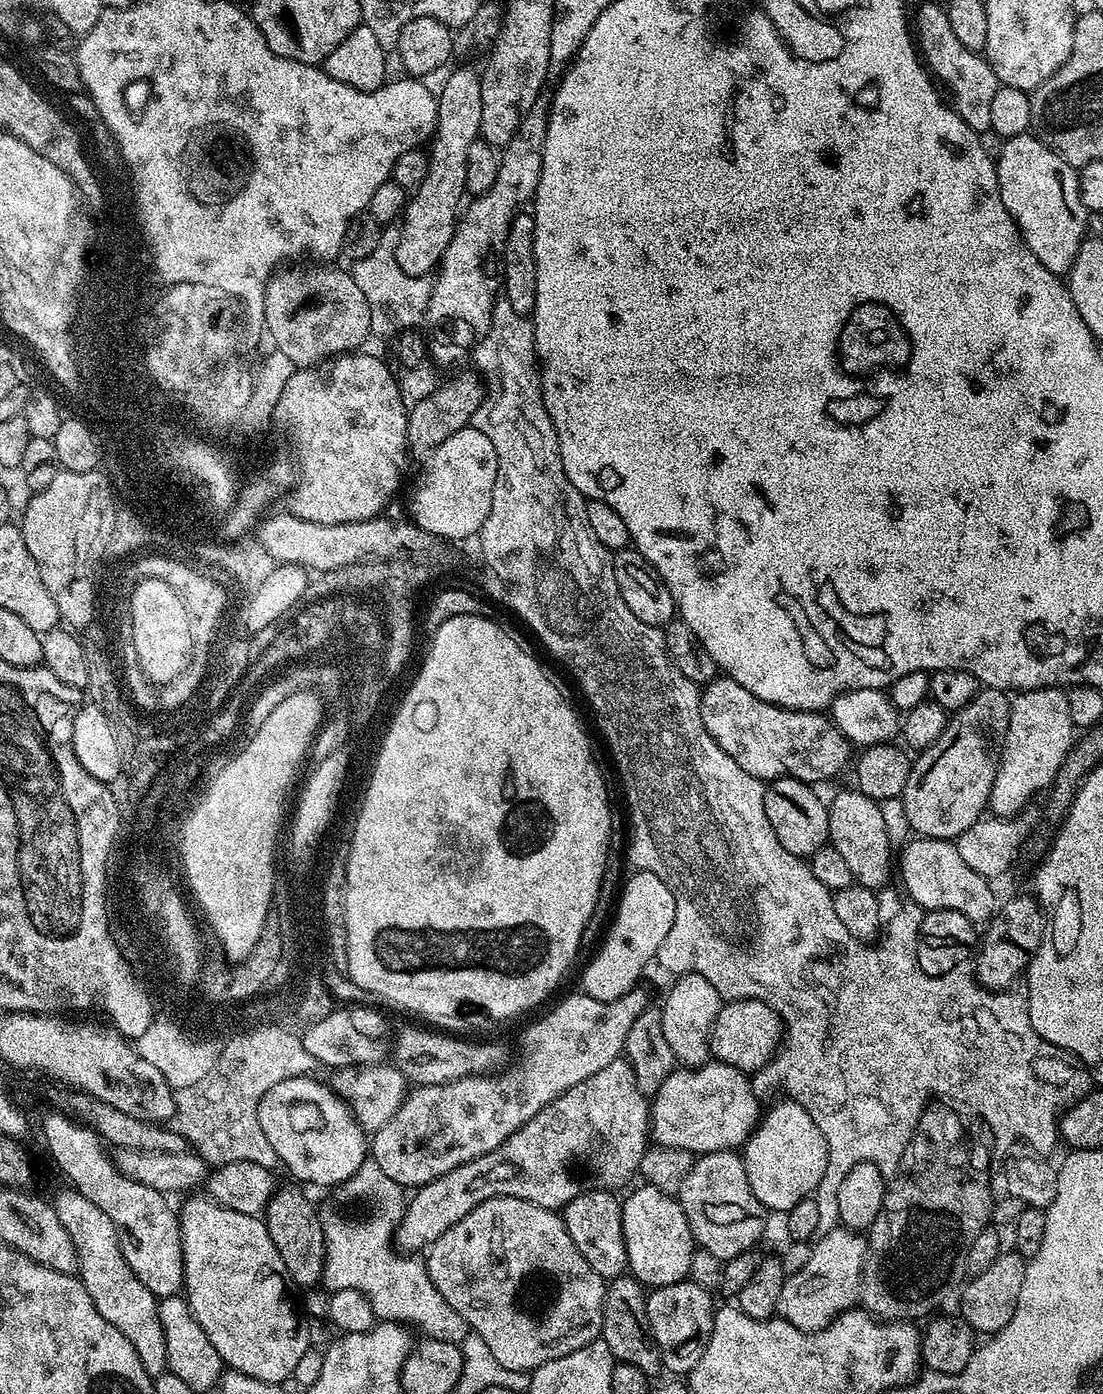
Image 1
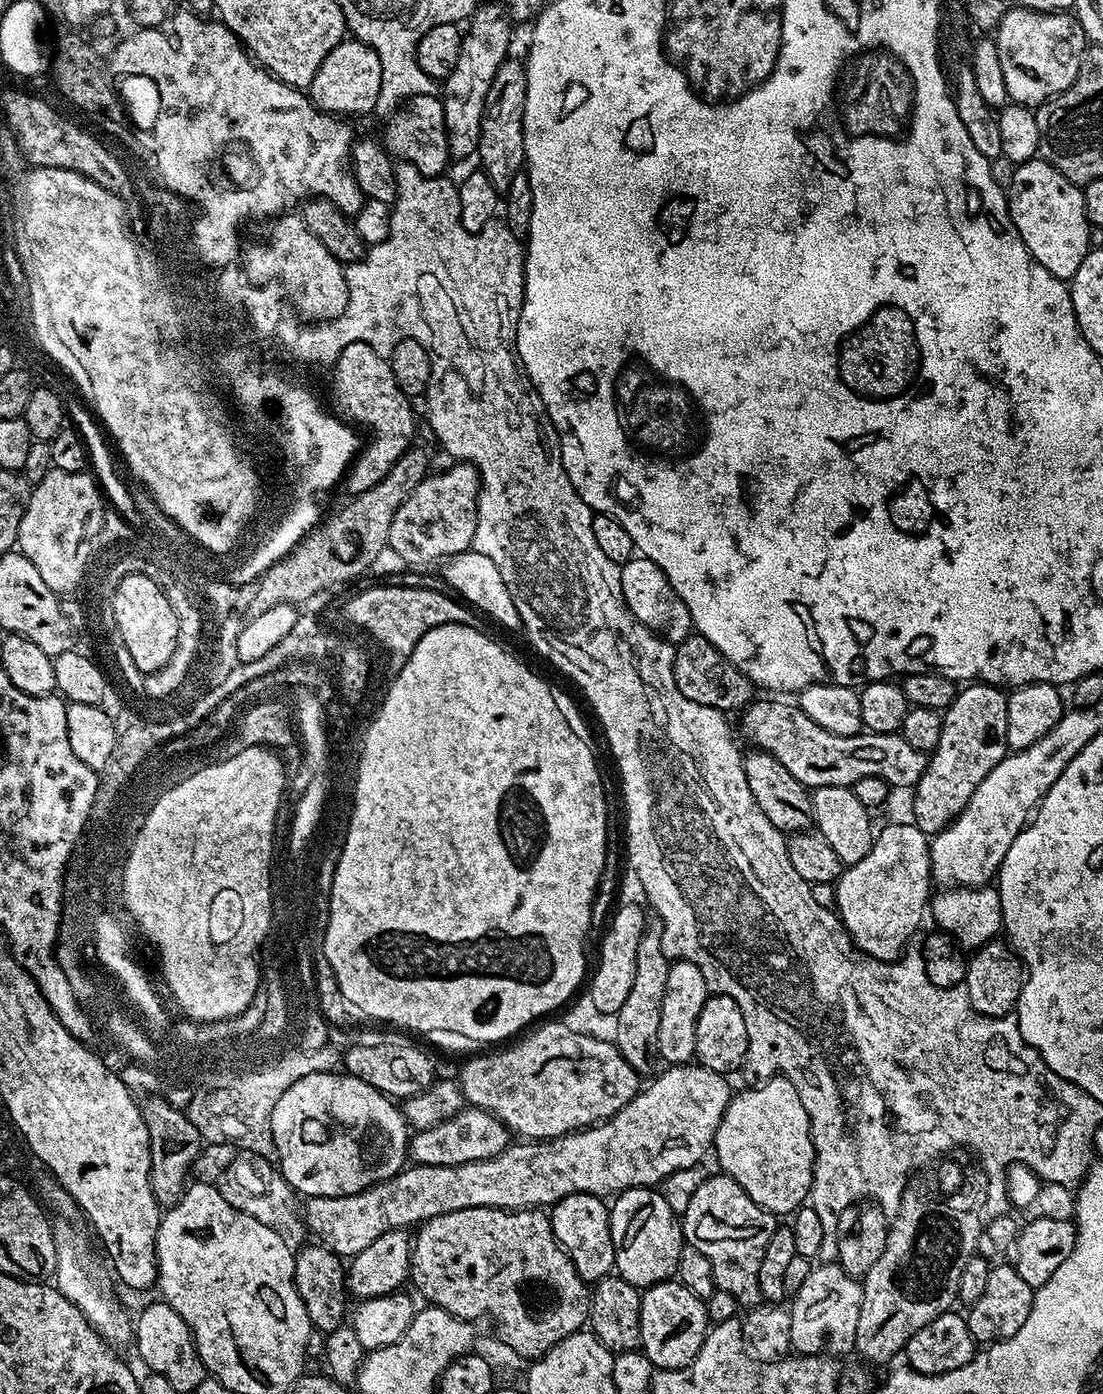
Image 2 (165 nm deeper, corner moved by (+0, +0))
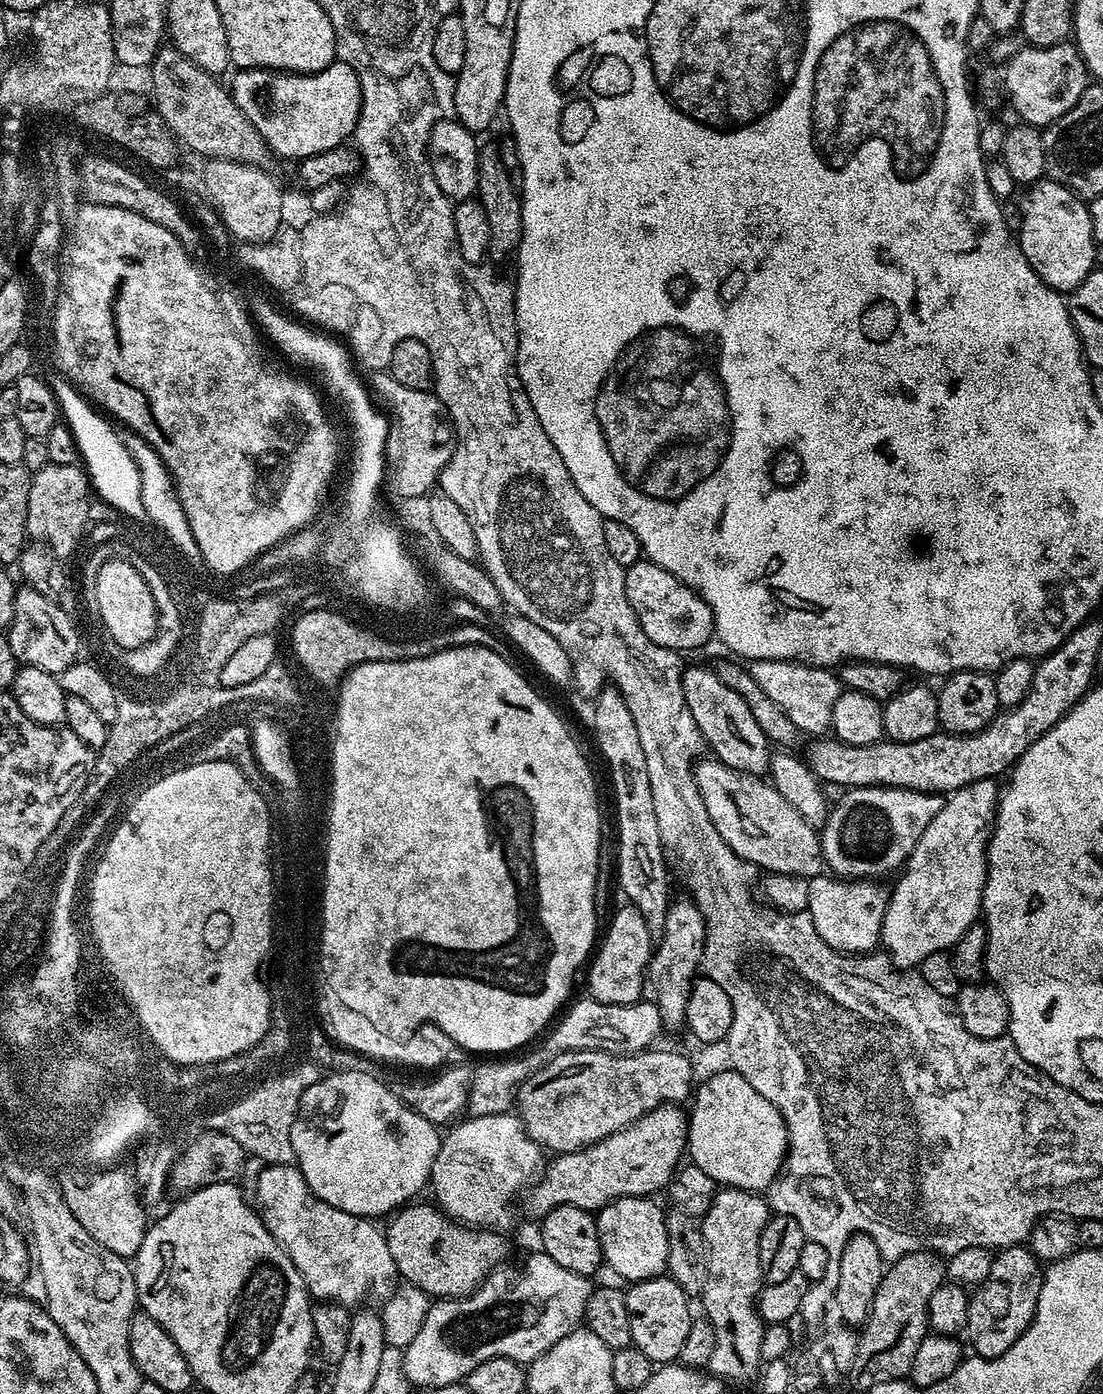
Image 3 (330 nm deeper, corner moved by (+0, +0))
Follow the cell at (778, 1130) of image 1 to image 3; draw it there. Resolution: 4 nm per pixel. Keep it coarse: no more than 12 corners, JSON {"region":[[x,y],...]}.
{"region":[[735,1070],[699,1081],[686,1156],[763,1193],[788,1155],[782,1114]]}

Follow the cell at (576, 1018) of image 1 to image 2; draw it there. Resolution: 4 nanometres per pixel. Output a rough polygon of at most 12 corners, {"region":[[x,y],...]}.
{"region":[[465,1106],[411,1137],[408,1156],[426,1166],[489,1160],[508,1127]]}

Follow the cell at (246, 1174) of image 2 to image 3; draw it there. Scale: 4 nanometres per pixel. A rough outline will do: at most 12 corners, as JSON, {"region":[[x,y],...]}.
{"region":[[295,1163],[256,1176],[260,1219],[317,1301],[384,1298],[398,1273],[367,1216]]}

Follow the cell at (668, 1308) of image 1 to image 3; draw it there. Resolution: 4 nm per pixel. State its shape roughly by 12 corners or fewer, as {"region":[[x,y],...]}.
{"region":[[667,1274],[627,1289],[634,1347],[673,1363],[694,1319]]}

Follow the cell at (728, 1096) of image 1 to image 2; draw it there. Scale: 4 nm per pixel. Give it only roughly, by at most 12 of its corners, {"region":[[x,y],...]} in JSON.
{"region":[[674,1064],[608,1120],[312,1196],[351,1258],[443,1212],[551,1206],[701,1163],[734,1088]]}

